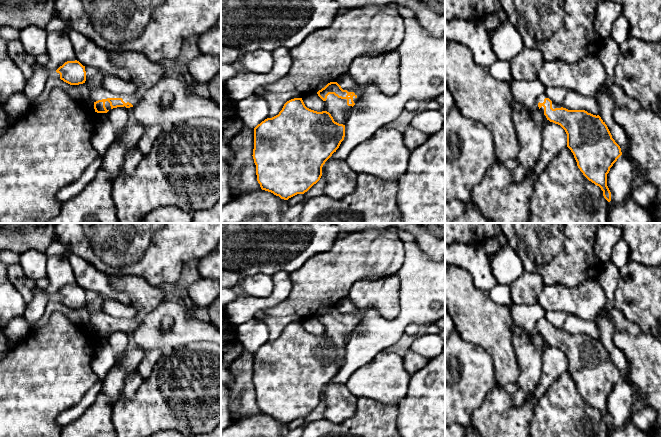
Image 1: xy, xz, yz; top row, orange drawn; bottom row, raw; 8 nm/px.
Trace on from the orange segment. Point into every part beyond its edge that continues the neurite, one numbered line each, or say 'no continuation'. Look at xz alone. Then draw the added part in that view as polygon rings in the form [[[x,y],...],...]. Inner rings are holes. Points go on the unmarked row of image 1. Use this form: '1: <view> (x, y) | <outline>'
1: xz (337, 331) | [[[329,318],[326,323],[326,335],[331,338],[334,345],[345,349],[348,340],[347,336],[352,330],[347,329],[347,323],[341,323],[334,318]]]

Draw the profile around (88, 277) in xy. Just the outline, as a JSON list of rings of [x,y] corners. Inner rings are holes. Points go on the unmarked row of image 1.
[[[68,254],[77,285],[83,290],[91,290],[104,299],[114,299],[124,305],[131,305],[130,297],[125,293],[116,292],[110,285],[109,277],[98,270],[93,264],[77,254]]]

